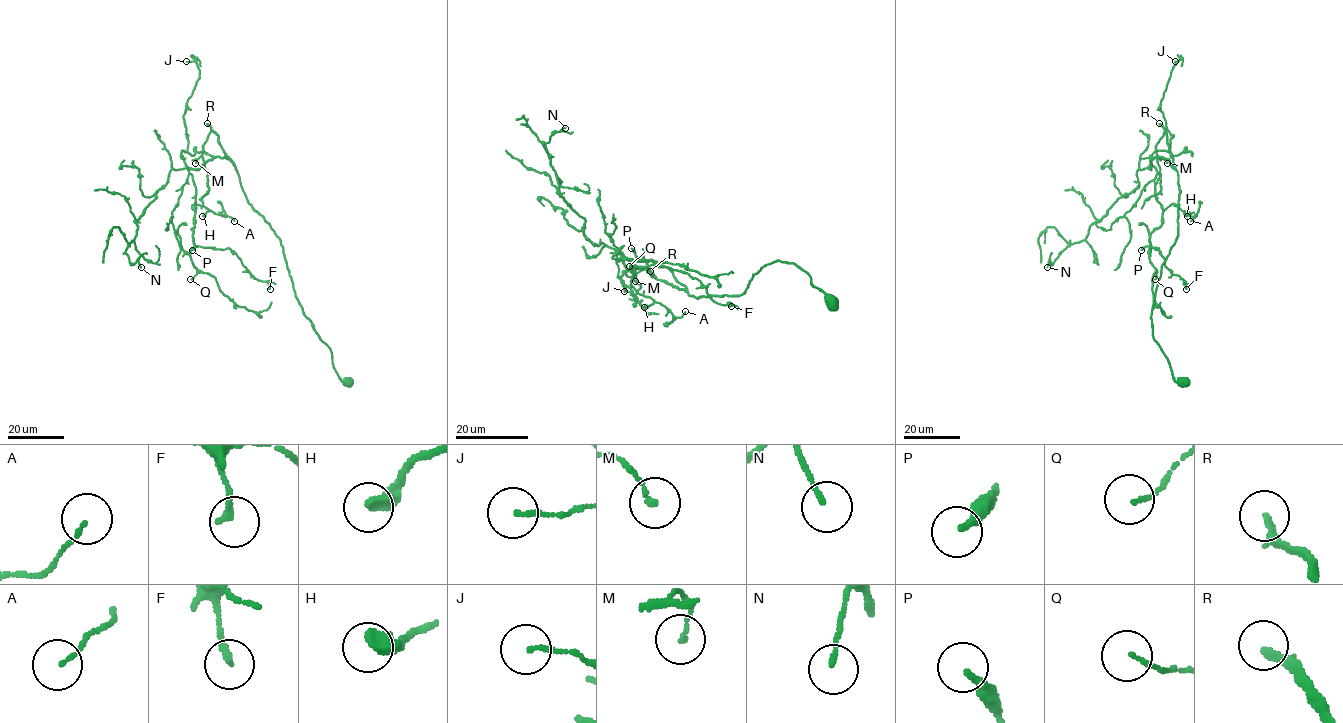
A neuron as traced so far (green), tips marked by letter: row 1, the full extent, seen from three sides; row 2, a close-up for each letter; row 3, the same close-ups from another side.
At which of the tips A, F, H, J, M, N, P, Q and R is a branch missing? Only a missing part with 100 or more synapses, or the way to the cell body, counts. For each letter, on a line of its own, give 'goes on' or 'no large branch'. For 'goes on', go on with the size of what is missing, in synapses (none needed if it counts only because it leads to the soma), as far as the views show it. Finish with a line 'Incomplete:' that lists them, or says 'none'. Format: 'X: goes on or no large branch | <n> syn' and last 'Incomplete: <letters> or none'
A: no large branch
F: no large branch
H: no large branch
J: no large branch
M: no large branch
N: no large branch
P: no large branch
Q: no large branch
R: goes on | 130 syn
Incomplete: R

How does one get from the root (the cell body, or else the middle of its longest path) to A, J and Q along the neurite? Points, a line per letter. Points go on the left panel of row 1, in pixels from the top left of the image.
A: (348, 381), (304, 315), (280, 240), (248, 202), (232, 161), (185, 165), (192, 208), (234, 221)
J: (348, 381), (232, 161), (184, 162), (200, 72), (186, 61)
Q: (348, 381), (304, 313), (280, 238), (248, 202), (225, 157), (195, 169), (185, 165), (196, 191), (190, 279)

